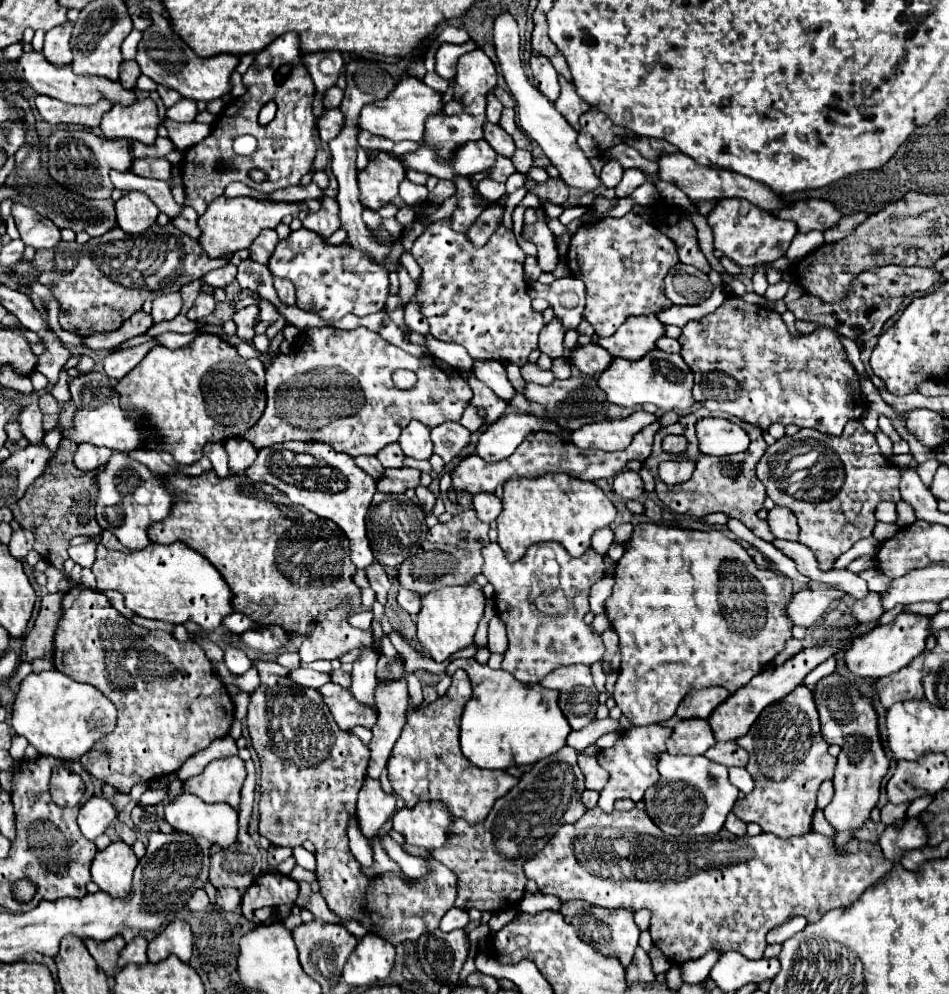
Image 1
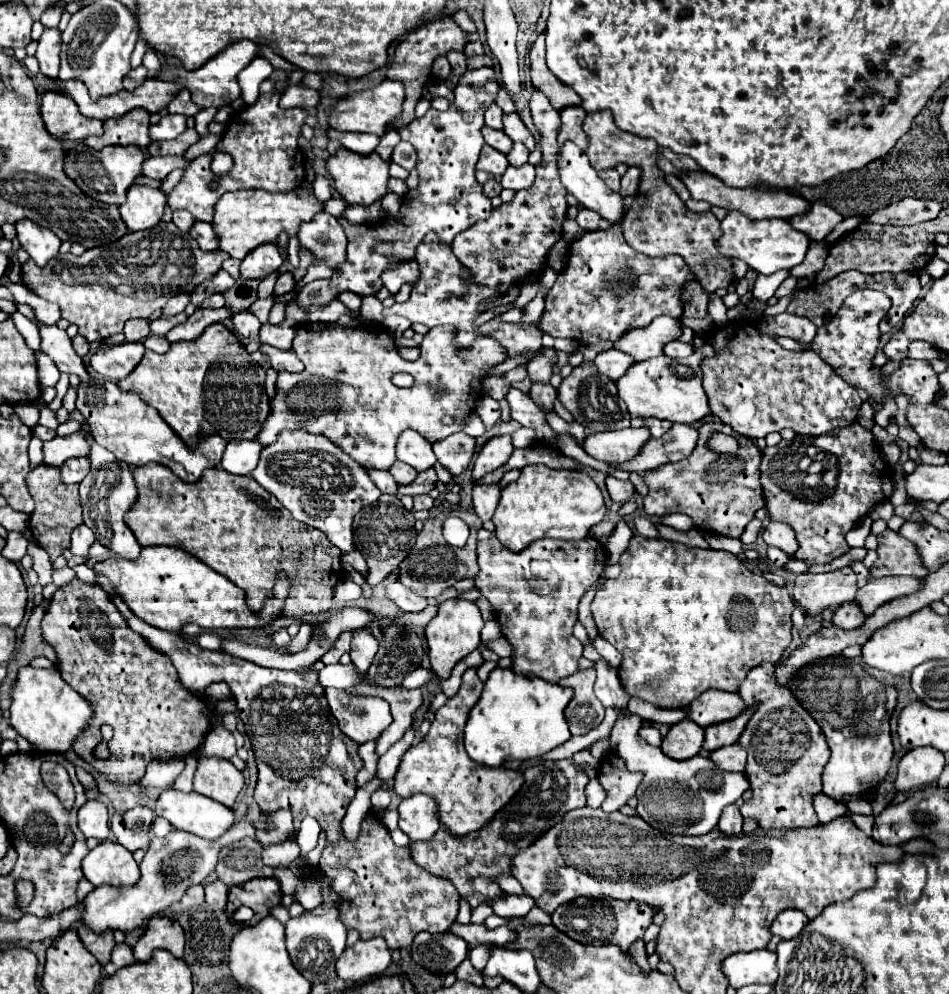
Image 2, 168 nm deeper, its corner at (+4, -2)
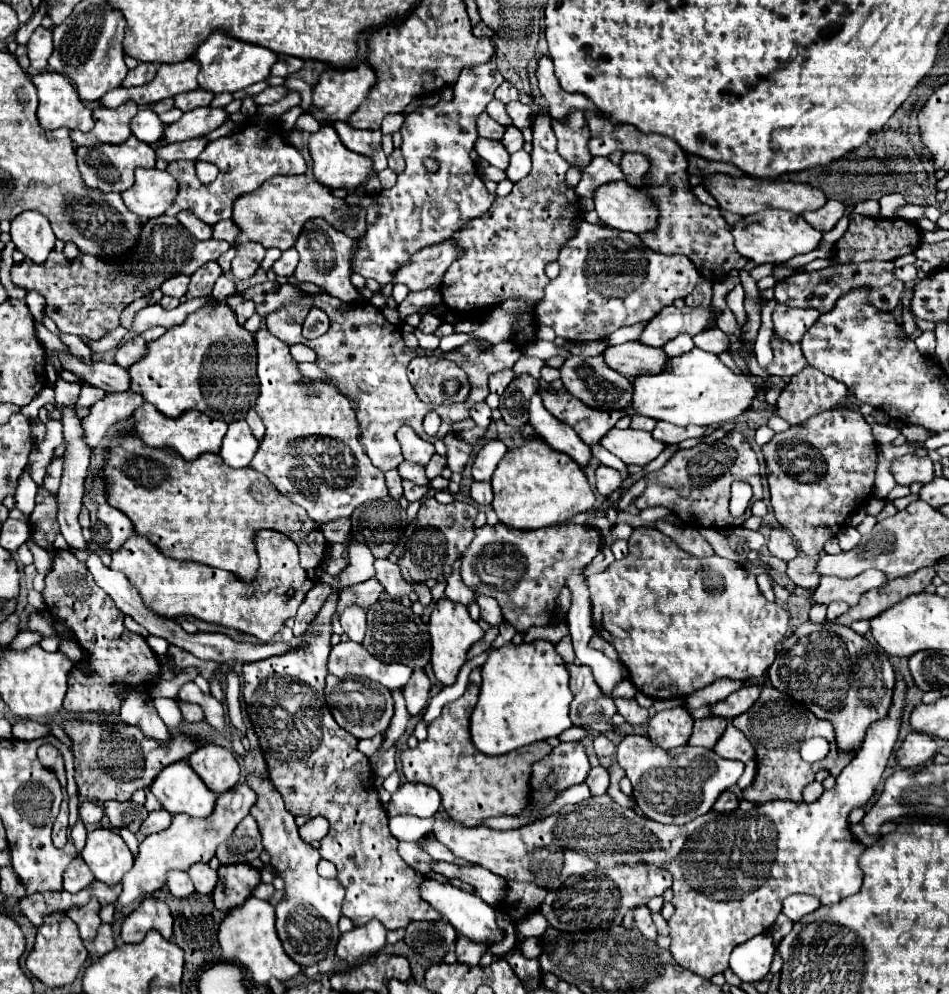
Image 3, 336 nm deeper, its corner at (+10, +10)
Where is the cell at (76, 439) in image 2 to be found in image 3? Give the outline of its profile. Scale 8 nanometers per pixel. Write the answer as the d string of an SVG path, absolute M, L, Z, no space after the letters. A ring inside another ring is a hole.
M122 391L122 393L106 393L104 399L96 401L90 407L90 413L82 419L84 439L90 447L98 447L106 435L106 431L116 423L130 417L132 411L142 405L144 399L138 393Z

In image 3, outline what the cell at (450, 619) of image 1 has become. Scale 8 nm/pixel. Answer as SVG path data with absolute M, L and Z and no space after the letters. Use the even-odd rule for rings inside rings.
M450 599L436 601L428 625L430 625L430 641L432 641L432 657L430 657L430 663L432 663L432 669L434 669L434 675L436 675L436 679L442 685L452 685L456 681L458 669L466 661L466 651L470 649L470 645L474 641L478 641L484 635L484 631L470 617L468 605L454 603Z

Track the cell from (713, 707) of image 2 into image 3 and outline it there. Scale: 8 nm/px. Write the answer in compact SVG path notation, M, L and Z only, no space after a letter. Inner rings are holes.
M750 685L750 687L742 687L734 693L730 693L726 699L712 703L710 705L710 713L718 715L718 717L726 717L732 719L744 711L748 711L752 707L752 703L758 699L760 687L758 685Z

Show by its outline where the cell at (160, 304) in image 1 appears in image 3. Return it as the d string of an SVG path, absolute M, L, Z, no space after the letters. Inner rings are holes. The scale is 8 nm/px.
M176 275L176 277L168 279L166 283L162 283L160 291L162 291L162 295L168 295L168 297L176 297L176 299L180 299L180 297L186 293L188 283L190 283L190 277L186 277L186 275Z

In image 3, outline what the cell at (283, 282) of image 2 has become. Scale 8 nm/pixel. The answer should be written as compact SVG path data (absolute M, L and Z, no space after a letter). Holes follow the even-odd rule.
M292 247L292 249L288 249L288 251L282 253L282 257L274 263L272 269L274 269L274 273L276 273L278 277L288 277L288 275L294 273L296 263L298 263L298 251Z

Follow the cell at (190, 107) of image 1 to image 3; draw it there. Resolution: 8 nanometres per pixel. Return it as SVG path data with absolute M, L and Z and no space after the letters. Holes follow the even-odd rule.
M146 109L146 111L138 111L138 115L130 123L130 129L132 129L134 137L152 145L152 143L160 141L162 133L164 133L164 121L158 117L158 113Z

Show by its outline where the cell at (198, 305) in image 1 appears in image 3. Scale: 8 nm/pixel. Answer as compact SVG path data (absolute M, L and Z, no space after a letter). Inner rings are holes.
M222 275L216 283L214 283L214 289L212 289L212 297L214 299L224 299L226 295L230 295L230 293L234 293L236 291L236 287L234 287L234 281L232 279L228 279L226 275Z

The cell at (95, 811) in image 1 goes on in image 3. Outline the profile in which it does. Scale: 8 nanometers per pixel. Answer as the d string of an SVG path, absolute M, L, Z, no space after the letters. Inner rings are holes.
M82 801L80 803L80 819L86 825L96 825L96 823L100 823L102 817L104 817L104 811L98 803L94 803L94 801Z

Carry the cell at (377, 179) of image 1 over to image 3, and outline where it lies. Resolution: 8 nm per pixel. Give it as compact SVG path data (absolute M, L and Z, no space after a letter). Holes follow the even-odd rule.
M324 125L318 133L310 135L308 147L316 181L330 189L356 189L372 175L372 161L364 155L354 155L354 151L346 151L332 125Z

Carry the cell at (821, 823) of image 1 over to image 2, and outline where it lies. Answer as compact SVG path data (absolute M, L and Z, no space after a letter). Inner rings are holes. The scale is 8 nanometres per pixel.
M848 811L848 815L858 825L860 831L864 831L866 835L872 833L872 825L874 825L874 817L872 815L856 815L856 813L850 813L850 811Z

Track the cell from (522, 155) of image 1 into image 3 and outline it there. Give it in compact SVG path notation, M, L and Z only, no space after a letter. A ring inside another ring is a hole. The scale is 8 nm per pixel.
M506 127L506 133L504 133L502 143L508 149L508 153L516 153L516 151L522 149L524 139L522 139L522 133L516 127Z

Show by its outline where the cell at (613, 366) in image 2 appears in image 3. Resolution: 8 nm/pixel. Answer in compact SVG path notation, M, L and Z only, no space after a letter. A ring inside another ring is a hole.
M622 343L622 345L608 345L602 353L608 367L626 375L628 379L640 373L654 373L666 367L666 353L656 347L648 347L642 343Z

